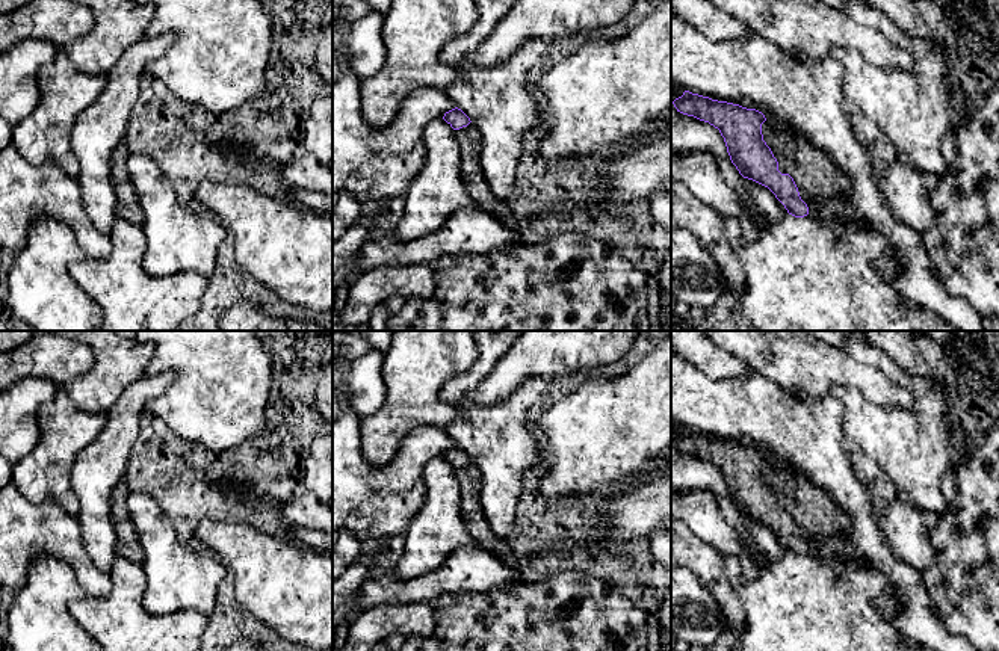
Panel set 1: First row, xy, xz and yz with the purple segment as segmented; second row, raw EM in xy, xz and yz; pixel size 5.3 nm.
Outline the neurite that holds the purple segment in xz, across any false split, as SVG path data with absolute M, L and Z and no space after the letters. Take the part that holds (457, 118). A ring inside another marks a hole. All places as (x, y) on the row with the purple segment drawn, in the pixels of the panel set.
M458 107L444 113L443 119L455 130L459 145L459 169L462 184L475 201L475 205L488 211L493 218L503 222L511 230L518 227L508 202L499 199L487 184L479 163L482 151L482 136L470 118Z

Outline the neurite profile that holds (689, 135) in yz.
M671 103L671 154L710 153L718 162L718 169L725 183L748 204L751 219L762 225L763 219L756 211L745 178L731 163L724 137L709 122L680 113Z

